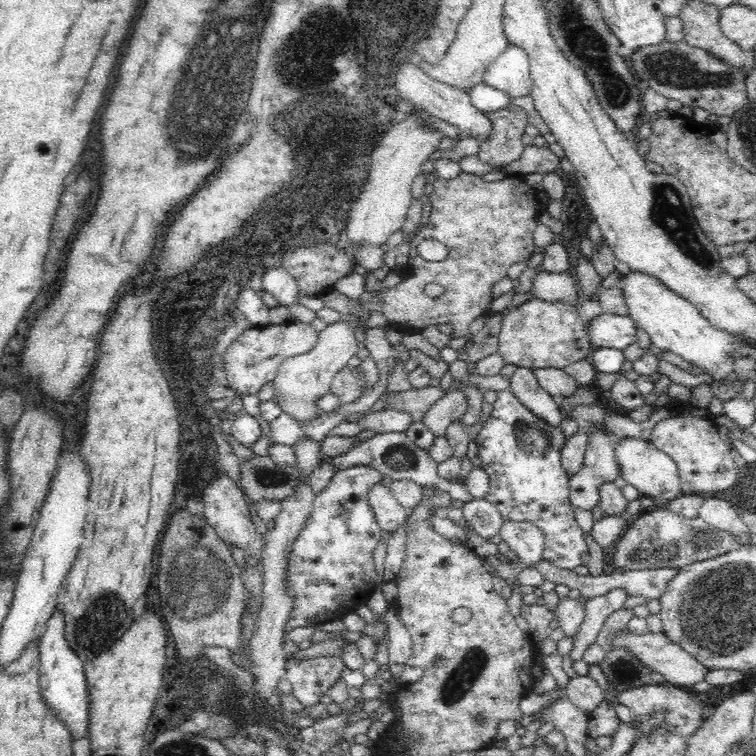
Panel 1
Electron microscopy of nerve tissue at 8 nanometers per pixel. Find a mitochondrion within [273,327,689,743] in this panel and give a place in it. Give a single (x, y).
(457, 684)

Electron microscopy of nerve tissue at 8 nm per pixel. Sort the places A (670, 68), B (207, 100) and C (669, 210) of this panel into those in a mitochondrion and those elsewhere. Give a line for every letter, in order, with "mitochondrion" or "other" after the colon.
A: mitochondrion
B: mitochondrion
C: mitochondrion

